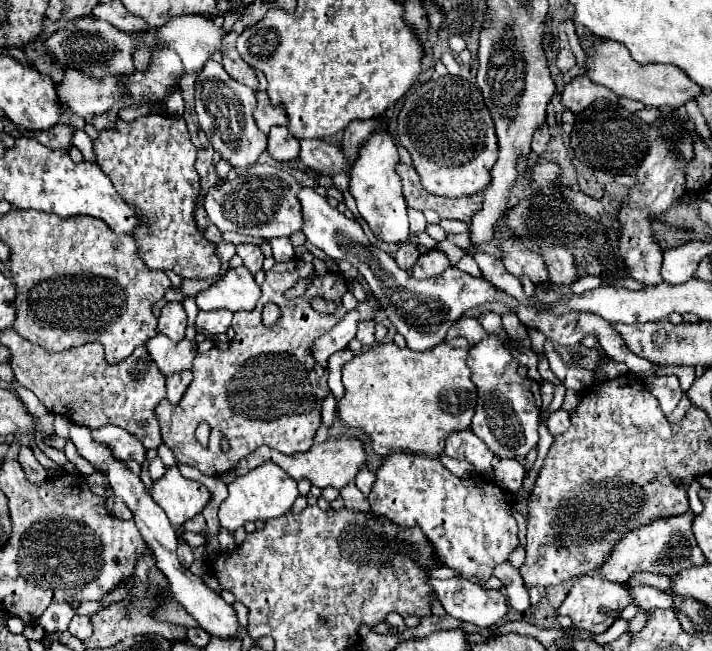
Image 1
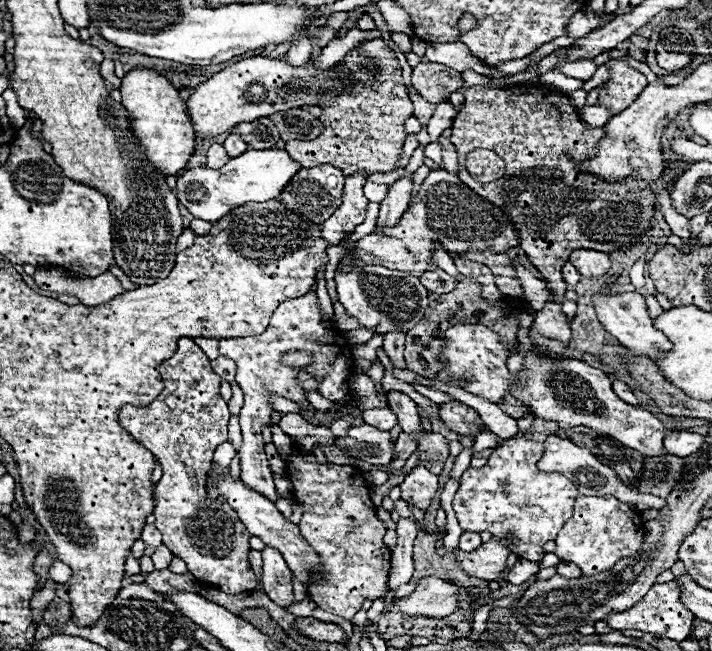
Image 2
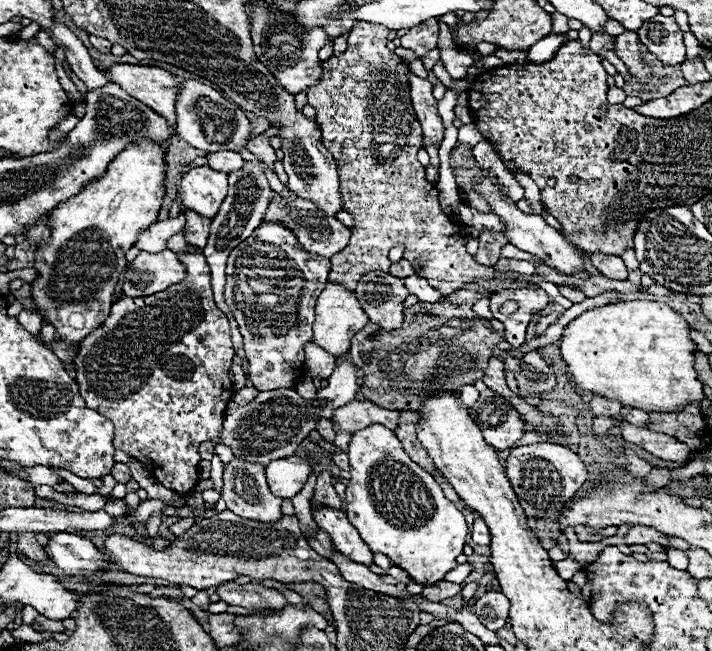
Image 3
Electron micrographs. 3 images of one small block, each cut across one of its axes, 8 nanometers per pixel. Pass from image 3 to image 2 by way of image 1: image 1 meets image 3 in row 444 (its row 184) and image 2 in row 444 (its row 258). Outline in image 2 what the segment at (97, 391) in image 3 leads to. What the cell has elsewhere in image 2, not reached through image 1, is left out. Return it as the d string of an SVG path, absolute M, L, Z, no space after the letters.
M190 338L178 340L178 350L174 352L174 356L160 364L160 374L166 388L150 406L146 408L122 406L118 414L122 428L128 430L140 444L144 444L158 458L164 470L160 482L156 484L156 508L154 508L156 522L154 524L162 532L164 544L170 548L170 552L182 558L188 564L188 572L194 574L202 584L210 584L234 596L256 590L260 582L256 580L248 562L250 534L246 536L246 526L238 520L238 514L230 508L230 504L210 500L206 492L206 476L210 472L214 450L218 444L228 440L230 412L228 412L226 400L220 396L220 376L210 368L210 360L202 352L202 348L198 348Z

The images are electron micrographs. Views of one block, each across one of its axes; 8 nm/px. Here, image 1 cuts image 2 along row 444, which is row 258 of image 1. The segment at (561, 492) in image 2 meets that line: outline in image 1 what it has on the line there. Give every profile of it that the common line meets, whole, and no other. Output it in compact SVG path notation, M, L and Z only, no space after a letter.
M506 238L502 242L502 264L516 278L528 276L534 286L548 282L548 268L540 254L528 250L516 238Z

